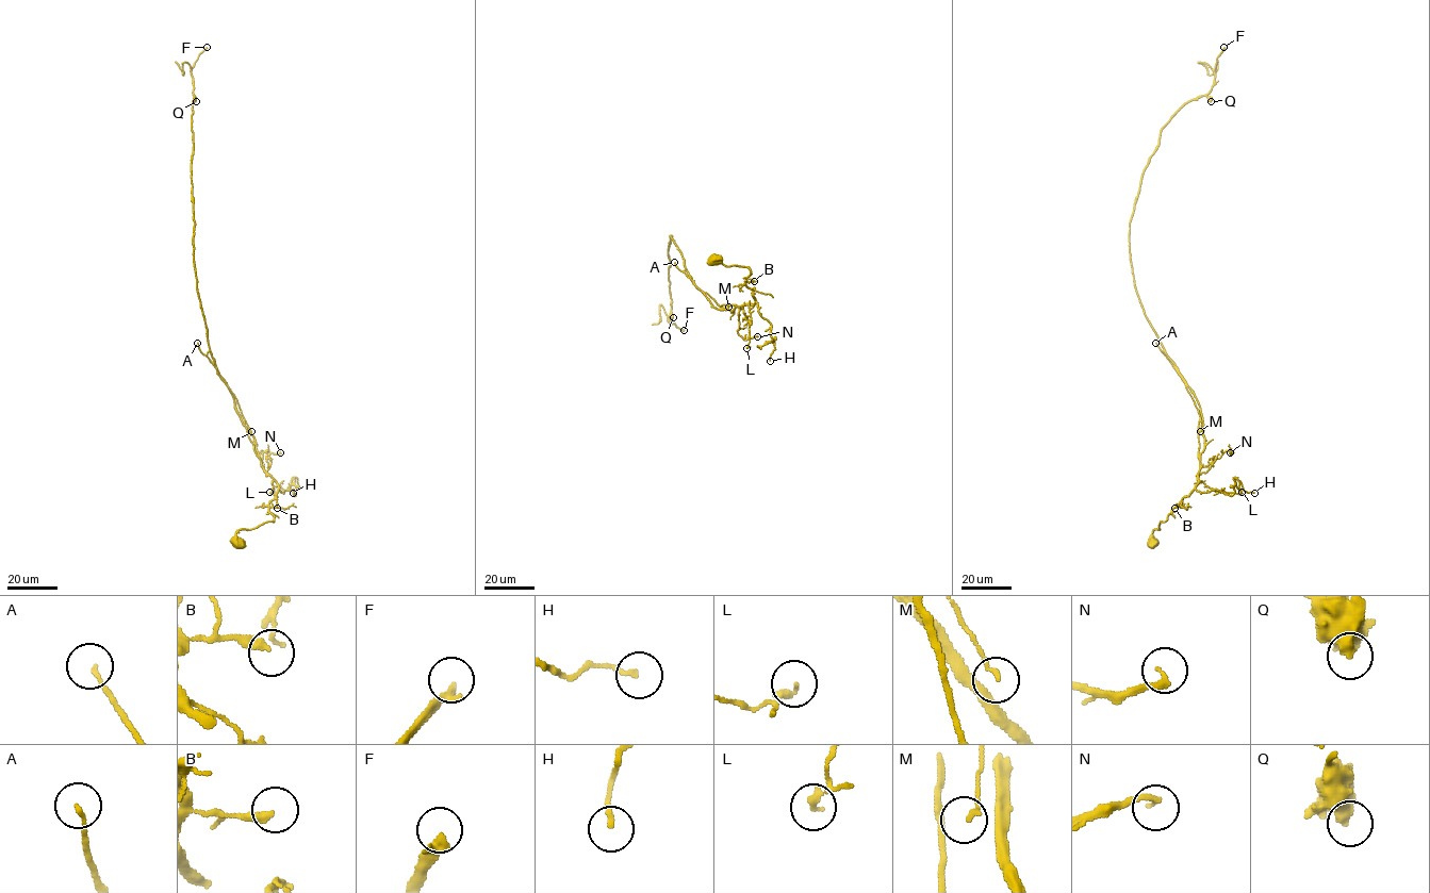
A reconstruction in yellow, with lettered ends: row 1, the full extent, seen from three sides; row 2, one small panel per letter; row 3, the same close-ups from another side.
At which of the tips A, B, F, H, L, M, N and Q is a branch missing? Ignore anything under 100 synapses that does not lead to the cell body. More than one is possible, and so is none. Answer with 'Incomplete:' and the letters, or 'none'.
Incomplete: F

